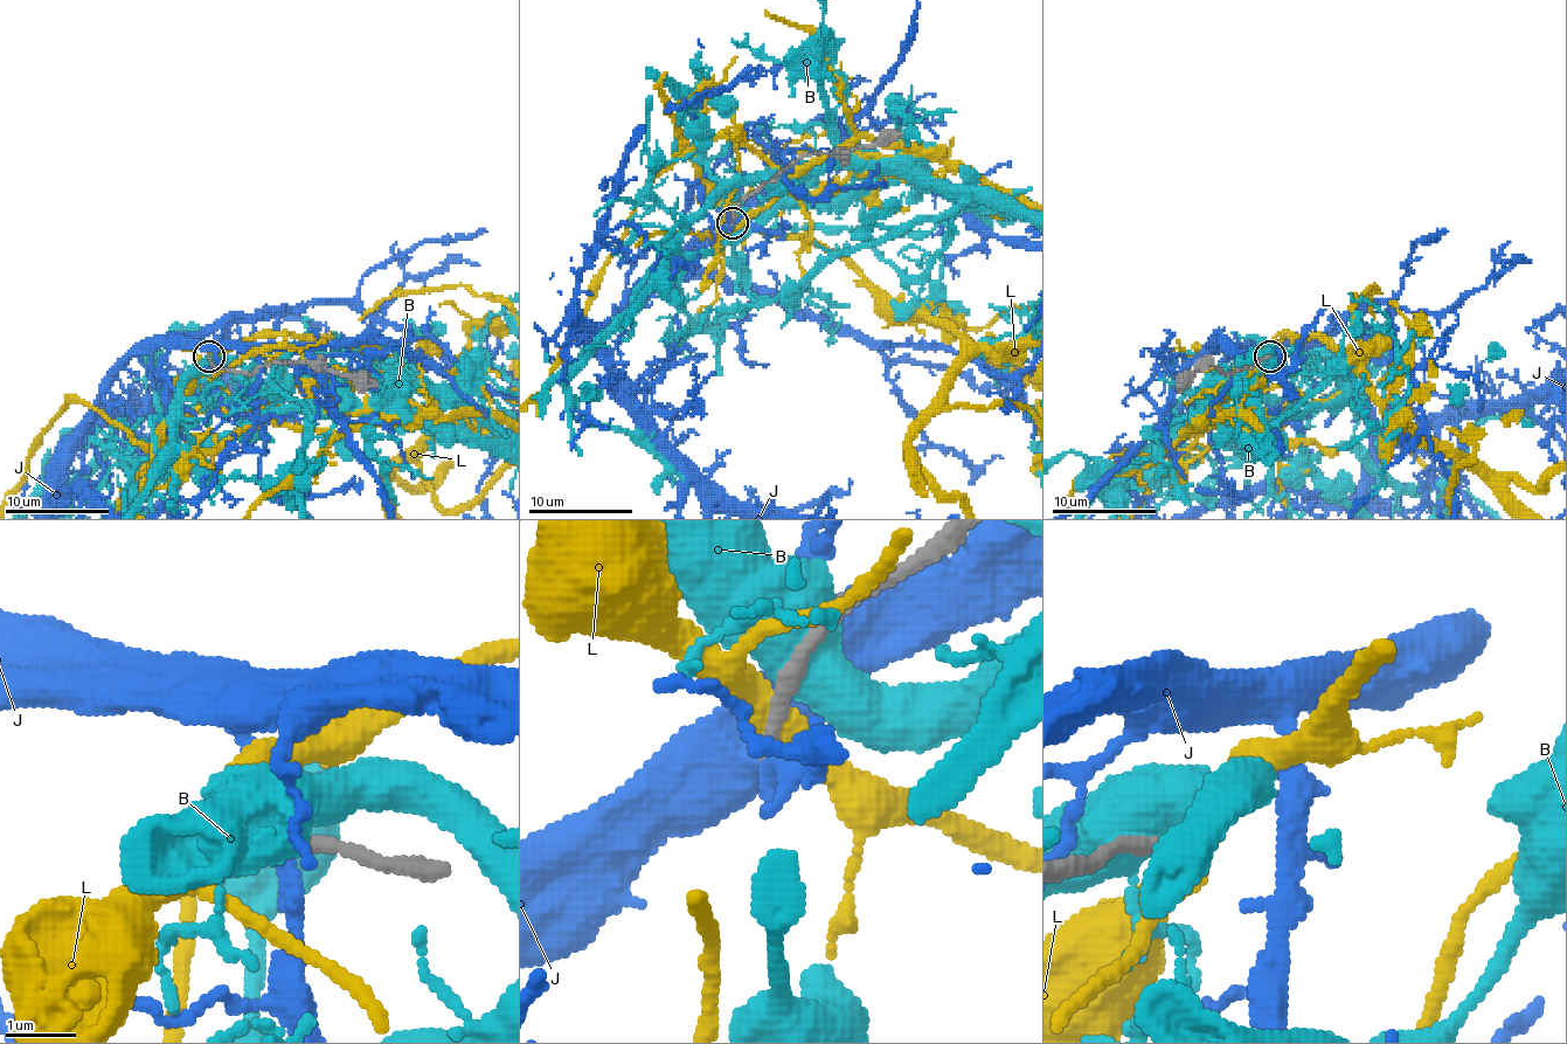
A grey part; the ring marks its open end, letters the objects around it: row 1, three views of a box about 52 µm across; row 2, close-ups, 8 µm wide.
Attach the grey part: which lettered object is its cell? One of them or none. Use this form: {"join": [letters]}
{"join": []}

